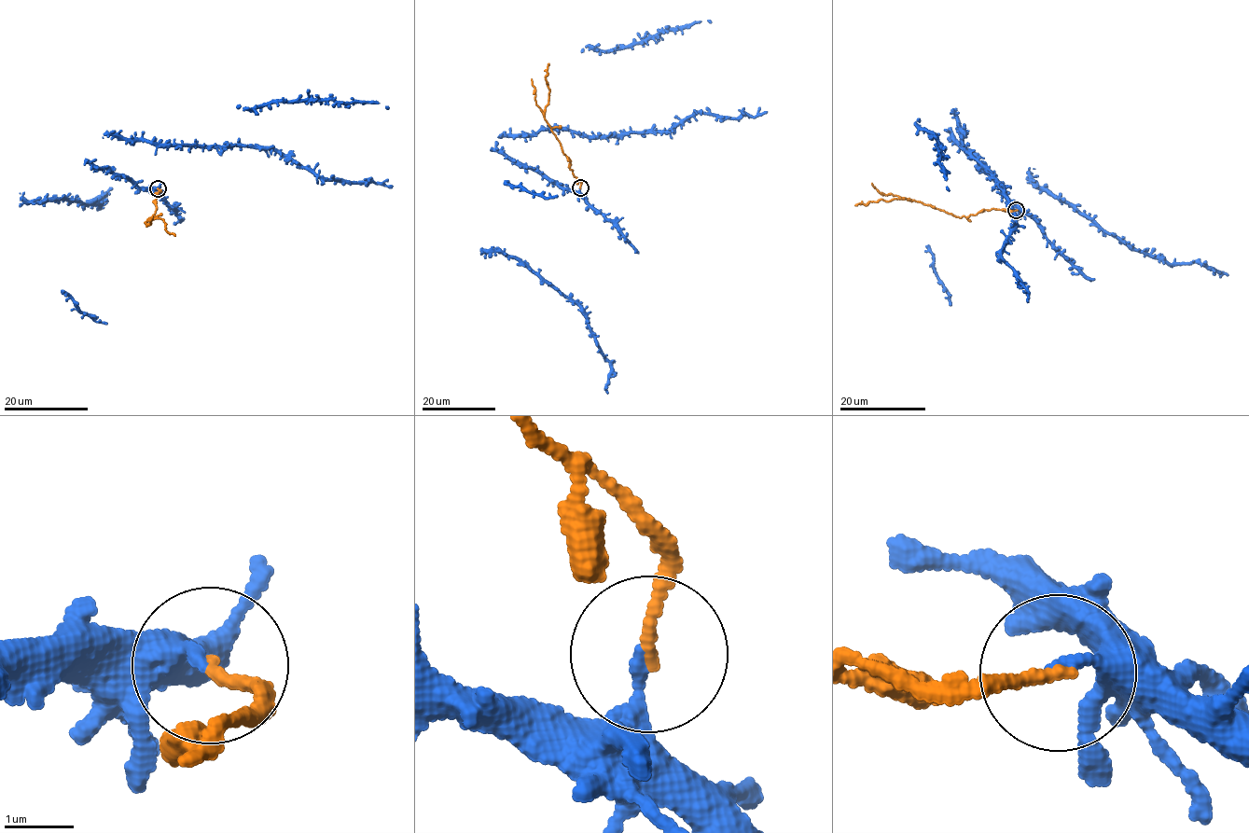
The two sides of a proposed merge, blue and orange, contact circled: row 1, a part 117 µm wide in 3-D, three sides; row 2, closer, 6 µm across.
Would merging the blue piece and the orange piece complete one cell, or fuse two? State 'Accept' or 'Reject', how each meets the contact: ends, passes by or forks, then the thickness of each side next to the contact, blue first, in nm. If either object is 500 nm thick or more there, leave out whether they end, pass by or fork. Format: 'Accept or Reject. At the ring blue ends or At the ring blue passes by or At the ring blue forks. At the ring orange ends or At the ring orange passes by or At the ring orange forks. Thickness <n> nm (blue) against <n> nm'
Reject. At the ring blue ends. At the ring orange ends. Thickness 180 nm (blue) against 160 nm

